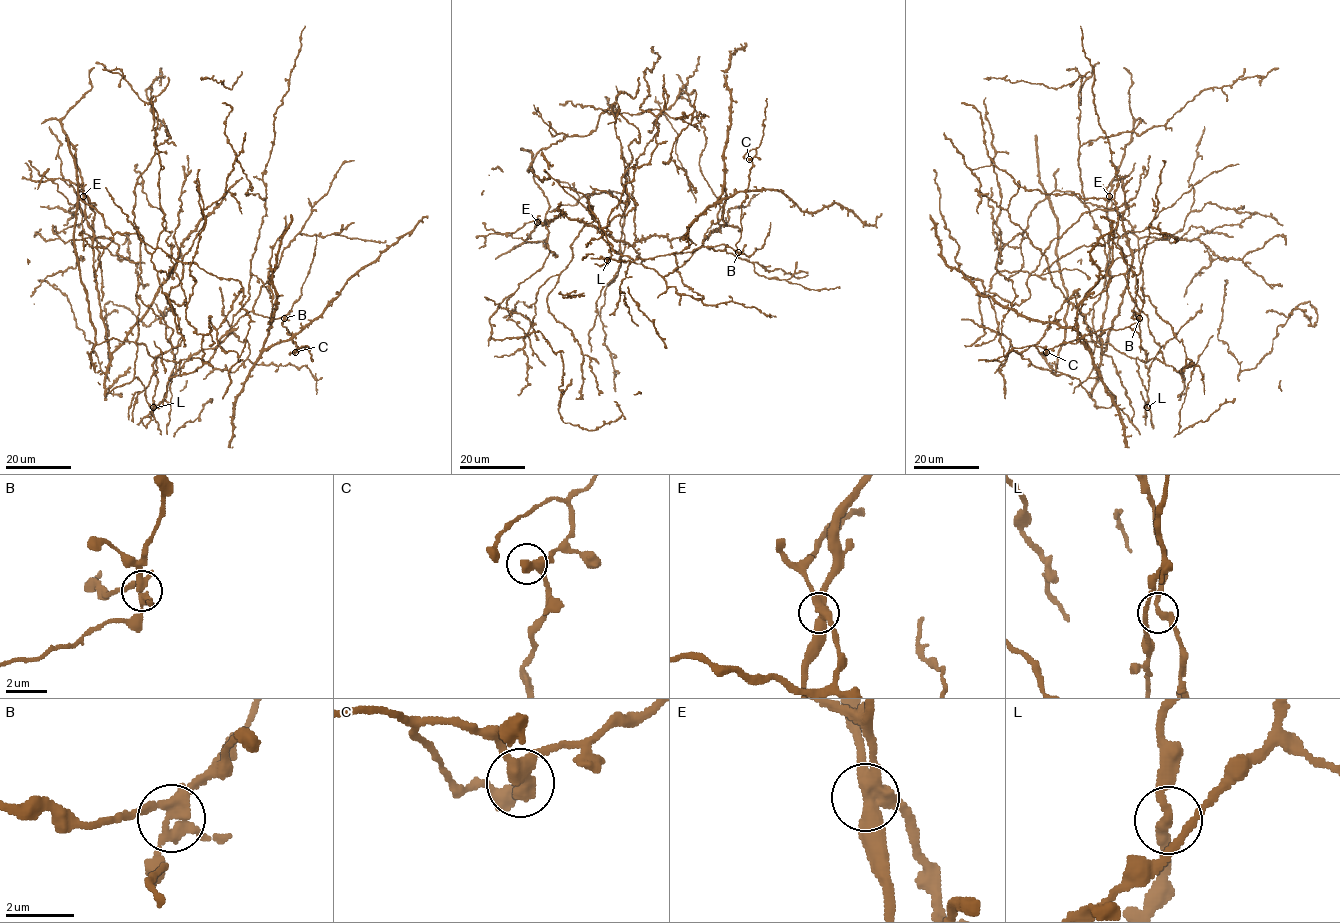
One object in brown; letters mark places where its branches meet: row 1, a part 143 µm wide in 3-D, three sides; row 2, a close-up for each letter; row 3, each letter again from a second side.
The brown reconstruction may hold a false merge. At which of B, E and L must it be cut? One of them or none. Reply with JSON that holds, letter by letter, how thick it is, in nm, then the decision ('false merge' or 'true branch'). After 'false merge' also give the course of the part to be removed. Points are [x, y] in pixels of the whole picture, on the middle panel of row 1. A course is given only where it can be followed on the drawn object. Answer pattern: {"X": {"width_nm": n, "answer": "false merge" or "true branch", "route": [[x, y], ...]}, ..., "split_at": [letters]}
{"B": {"width_nm": 300, "answer": "false merge", "route": [[737, 253], [736, 244], [742, 229], [741, 203], [746, 196], [752, 157], [763, 135], [767, 98]]}, "E": {"width_nm": 420, "answer": "true branch"}, "L": {"width_nm": 240, "answer": "true branch"}, "split_at": ["B"]}

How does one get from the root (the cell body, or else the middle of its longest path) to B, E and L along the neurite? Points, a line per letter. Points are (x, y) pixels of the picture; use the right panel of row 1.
B: (1067, 310), (1064, 343), (1109, 343), (1135, 359), (1147, 407), (1149, 370), (1134, 311), (1131, 317), (1140, 318)
E: (1067, 310), (1057, 261), (1058, 223), (1049, 196), (1070, 191), (1084, 203), (1109, 208), (1109, 196)
L: (1067, 310), (1064, 343), (1079, 338), (1109, 343), (1135, 359), (1148, 397), (1147, 407)

